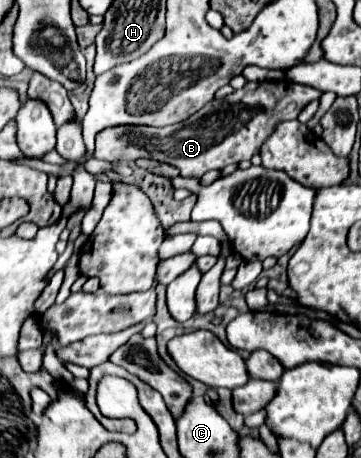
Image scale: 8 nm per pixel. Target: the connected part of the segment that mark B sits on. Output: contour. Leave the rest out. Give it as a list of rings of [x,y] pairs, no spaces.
[[[289,80],[279,82],[247,82],[241,90],[235,90],[231,96],[223,100],[211,100],[205,104],[197,114],[189,116],[185,122],[165,126],[165,128],[151,128],[151,126],[119,126],[119,128],[105,128],[97,134],[95,140],[95,158],[107,162],[119,160],[137,160],[137,158],[153,158],[159,162],[167,162],[181,170],[181,176],[195,176],[201,178],[205,172],[215,168],[225,168],[229,164],[239,164],[243,160],[251,160],[253,154],[259,154],[261,144],[265,138],[275,130],[275,126],[283,120],[295,120],[297,114],[313,100],[319,100],[321,90],[309,88],[303,84],[293,84]]]

